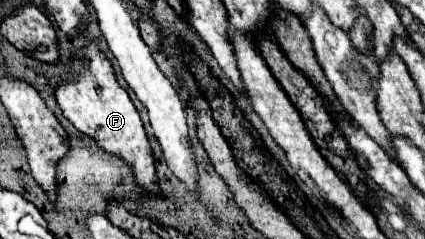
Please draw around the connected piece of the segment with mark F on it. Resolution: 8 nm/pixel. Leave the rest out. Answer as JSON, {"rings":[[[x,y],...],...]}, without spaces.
{"rings":[[[92,40],[88,46],[84,46],[84,54],[90,60],[90,66],[86,68],[82,60],[76,60],[74,56],[70,58],[72,66],[72,80],[64,80],[56,88],[56,100],[62,108],[62,114],[80,130],[82,134],[88,134],[108,150],[110,154],[116,154],[124,158],[136,174],[136,182],[146,190],[146,192],[156,192],[156,174],[154,174],[154,158],[150,150],[148,136],[144,132],[142,120],[128,96],[128,92],[118,84],[116,72],[106,58],[104,50],[100,48],[98,40]]]}

